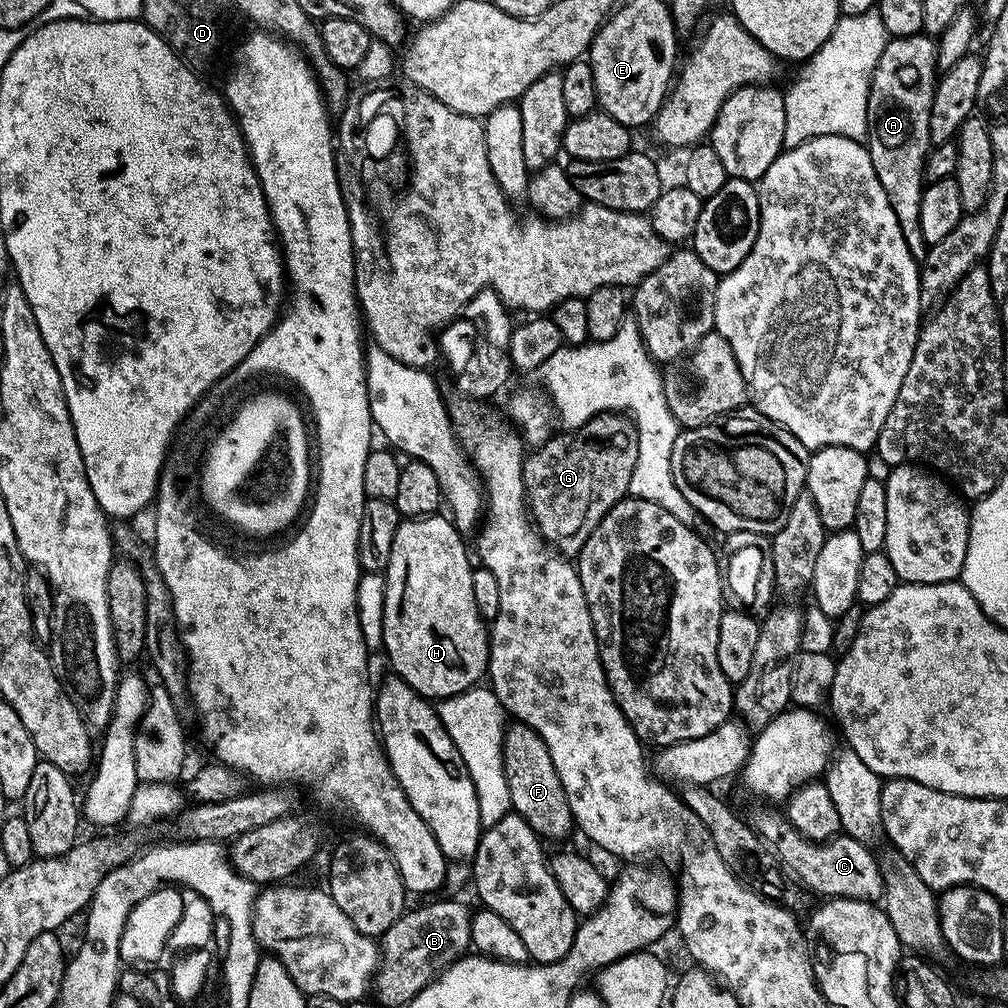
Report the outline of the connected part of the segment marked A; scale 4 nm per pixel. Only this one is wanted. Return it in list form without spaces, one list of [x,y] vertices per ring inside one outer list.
[[[893,39],[886,54],[882,54],[882,62],[878,62],[878,70],[874,70],[868,91],[866,143],[870,162],[874,162],[874,174],[878,174],[878,182],[882,182],[886,202],[890,202],[890,210],[894,210],[894,222],[898,222],[902,242],[906,242],[906,252],[918,274],[923,273],[933,246],[922,230],[922,210],[930,183],[930,164],[923,142],[930,95],[929,53],[929,45],[923,39]]]

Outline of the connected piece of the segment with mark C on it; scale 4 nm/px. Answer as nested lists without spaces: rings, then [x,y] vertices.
[[[775,807],[756,808],[750,817],[750,825],[765,845],[776,851],[781,865],[809,892],[820,896],[840,896],[845,901],[867,900],[876,902],[883,897],[884,883],[882,870],[875,851],[867,844],[846,835],[838,835],[827,842],[808,840],[799,830],[792,827],[783,811],[775,812]]]

